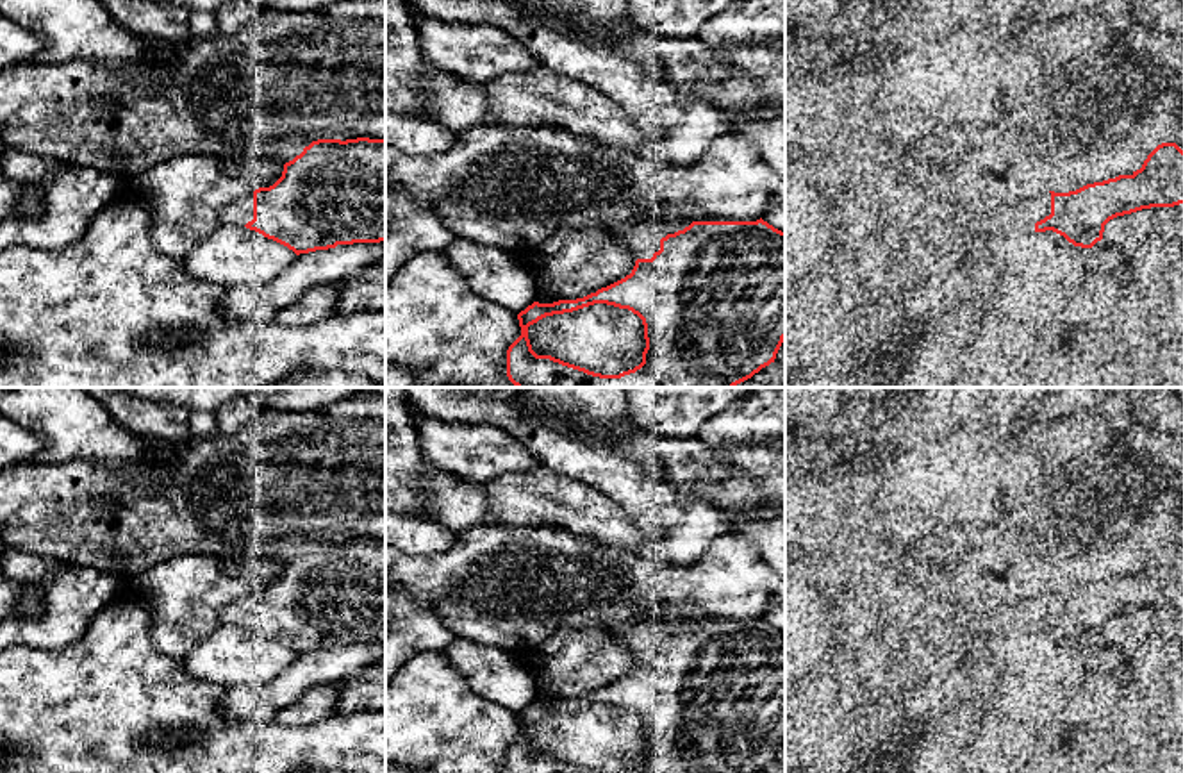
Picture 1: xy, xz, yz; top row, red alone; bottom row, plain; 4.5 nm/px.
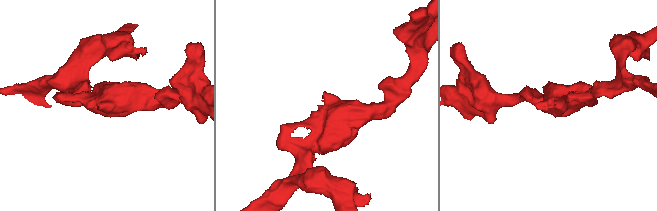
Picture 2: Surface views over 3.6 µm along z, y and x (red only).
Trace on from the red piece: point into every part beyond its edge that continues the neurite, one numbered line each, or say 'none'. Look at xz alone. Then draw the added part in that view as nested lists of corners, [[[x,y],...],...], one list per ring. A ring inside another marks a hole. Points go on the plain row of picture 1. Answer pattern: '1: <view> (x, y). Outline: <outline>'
1: xz (641, 636). Outline: [[[648,609],[614,632],[617,644],[635,659],[651,659],[660,650],[660,639],[666,636],[666,628],[648,616]]]

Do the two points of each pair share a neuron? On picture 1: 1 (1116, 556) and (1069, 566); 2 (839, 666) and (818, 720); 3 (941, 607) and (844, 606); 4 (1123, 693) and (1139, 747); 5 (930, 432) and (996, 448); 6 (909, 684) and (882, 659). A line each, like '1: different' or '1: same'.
1: same
2: same
3: different
4: same
5: different
6: same

